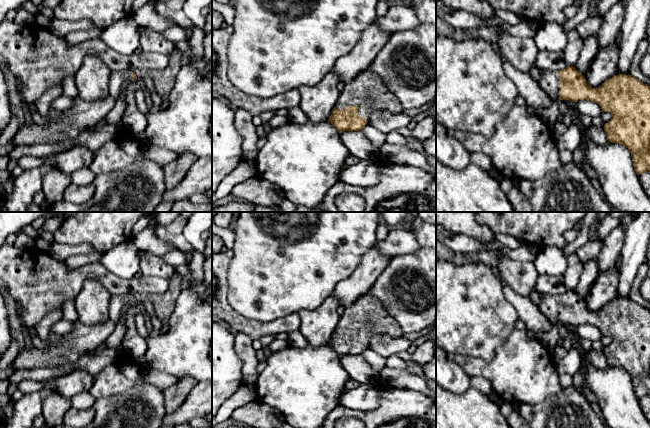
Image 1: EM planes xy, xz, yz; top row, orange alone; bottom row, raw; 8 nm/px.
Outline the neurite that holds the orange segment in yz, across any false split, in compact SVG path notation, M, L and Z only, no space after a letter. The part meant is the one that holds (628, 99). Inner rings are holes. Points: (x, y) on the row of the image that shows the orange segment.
M567 66L561 71L542 69L538 83L551 98L572 102L586 99L597 103L602 112L611 112L611 120L604 125L607 140L620 143L629 149L638 175L650 171L650 85L637 80L632 75L618 74L606 80L598 88L592 88L584 75L573 66Z

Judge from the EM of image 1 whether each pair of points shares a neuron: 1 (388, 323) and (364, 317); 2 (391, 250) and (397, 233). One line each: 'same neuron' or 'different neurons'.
1: same neuron
2: same neuron

